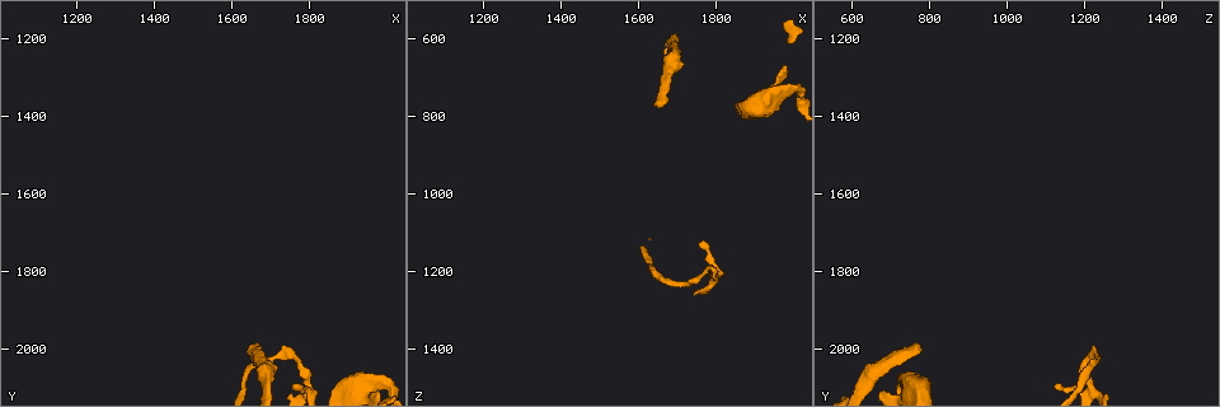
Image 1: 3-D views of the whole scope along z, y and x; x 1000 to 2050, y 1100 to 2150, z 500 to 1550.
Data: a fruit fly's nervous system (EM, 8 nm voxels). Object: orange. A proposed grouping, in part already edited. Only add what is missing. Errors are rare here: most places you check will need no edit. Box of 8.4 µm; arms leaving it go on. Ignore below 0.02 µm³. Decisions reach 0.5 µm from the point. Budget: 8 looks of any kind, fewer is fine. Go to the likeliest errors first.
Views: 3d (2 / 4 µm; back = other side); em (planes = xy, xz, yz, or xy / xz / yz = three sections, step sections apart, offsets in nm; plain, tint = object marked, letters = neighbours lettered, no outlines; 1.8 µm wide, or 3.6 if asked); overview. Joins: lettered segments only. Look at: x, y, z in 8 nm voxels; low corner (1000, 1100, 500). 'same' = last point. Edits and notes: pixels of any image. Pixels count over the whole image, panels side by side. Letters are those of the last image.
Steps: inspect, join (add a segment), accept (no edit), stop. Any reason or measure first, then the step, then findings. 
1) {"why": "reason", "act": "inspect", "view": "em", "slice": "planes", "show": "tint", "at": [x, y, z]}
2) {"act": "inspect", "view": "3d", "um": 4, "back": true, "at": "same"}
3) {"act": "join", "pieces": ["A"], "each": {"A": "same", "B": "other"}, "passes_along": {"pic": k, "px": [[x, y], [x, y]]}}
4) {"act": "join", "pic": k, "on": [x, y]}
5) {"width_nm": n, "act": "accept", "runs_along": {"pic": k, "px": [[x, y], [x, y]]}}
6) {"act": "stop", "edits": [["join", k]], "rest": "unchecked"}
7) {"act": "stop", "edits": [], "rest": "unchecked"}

{"why": "branch stops here", "act": "inspect", "view": "em", "slice": "planes", "show": "tint", "at": [1665, 1995, 770]}

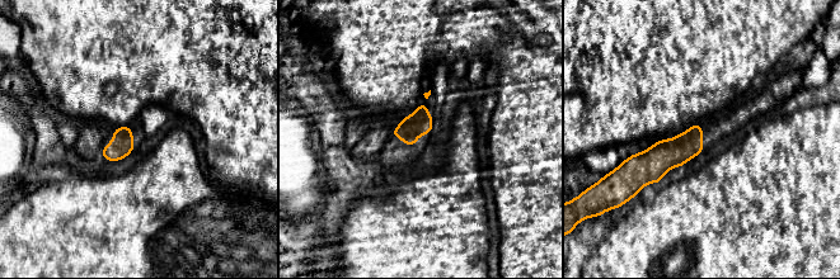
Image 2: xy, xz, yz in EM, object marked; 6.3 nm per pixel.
{"why": "what lies round it", "act": "inspect", "view": "em", "slice": "planes", "show": "letters", "at": "same"}

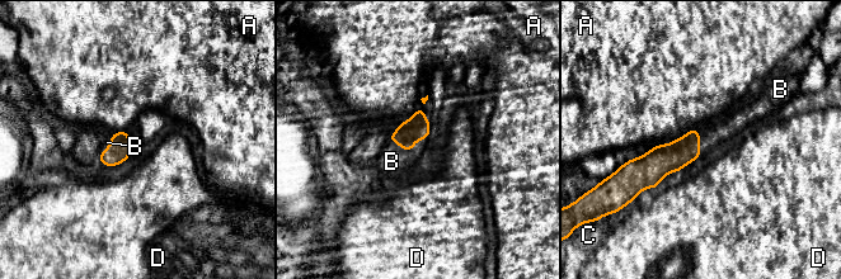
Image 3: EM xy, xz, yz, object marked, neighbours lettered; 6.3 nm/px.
{"act": "join", "pic": 3, "on": [391, 161], "each": {"A": "other", "B": "same", "C": "other", "D": "other"}, "found": "it goes on there"}

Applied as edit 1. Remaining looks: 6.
{"why": "redraw", "act": "inspect", "view": "overview"}

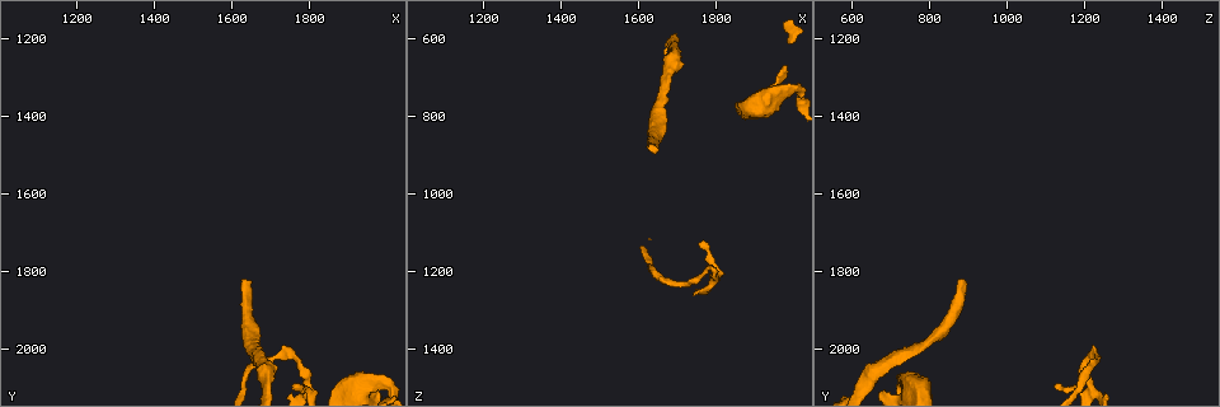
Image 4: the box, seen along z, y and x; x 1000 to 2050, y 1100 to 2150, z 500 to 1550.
{"why": "free end", "act": "inspect", "view": "3d", "um": 2, "at": [1630, 1820, 885]}

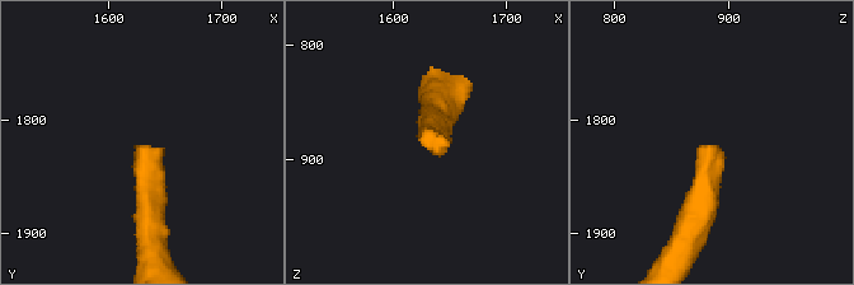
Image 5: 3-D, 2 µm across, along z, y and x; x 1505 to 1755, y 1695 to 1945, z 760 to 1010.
{"act": "inspect", "view": "em", "slice": "planes", "show": "letters", "at": [1626, 1822, 888]}

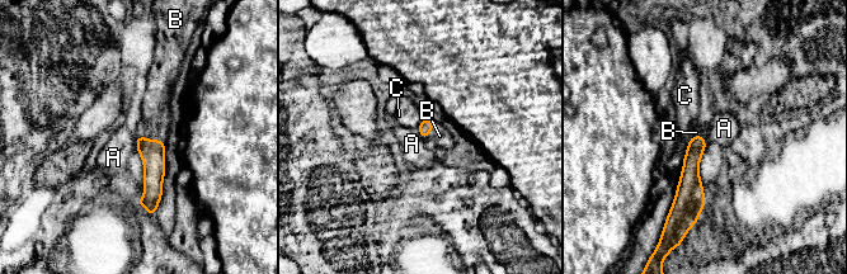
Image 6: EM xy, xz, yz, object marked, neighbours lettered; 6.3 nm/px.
{"act": "join", "pic": 6, "on": [155, 122], "each": {"A": "other", "B": "same", "C": "other"}, "passes_along": {"pic": 6, "px": [[151, 152], [151, 140], [155, 122]]}, "found": "the cell continues"}

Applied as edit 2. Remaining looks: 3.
{"act": "inspect", "view": "overview"}

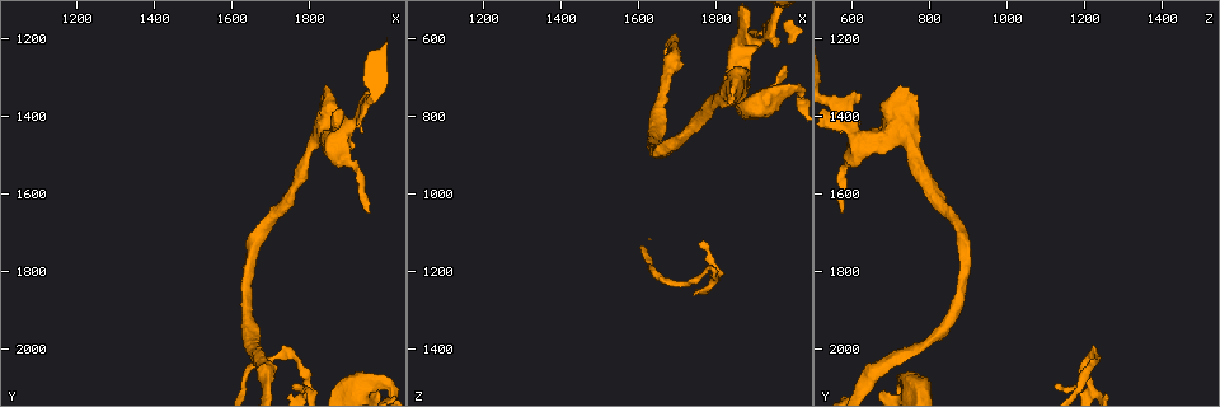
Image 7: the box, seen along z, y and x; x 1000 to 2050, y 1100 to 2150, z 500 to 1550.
{"act": "inspect", "view": "3d", "um": 4, "at": [1965, 2095, 745]}

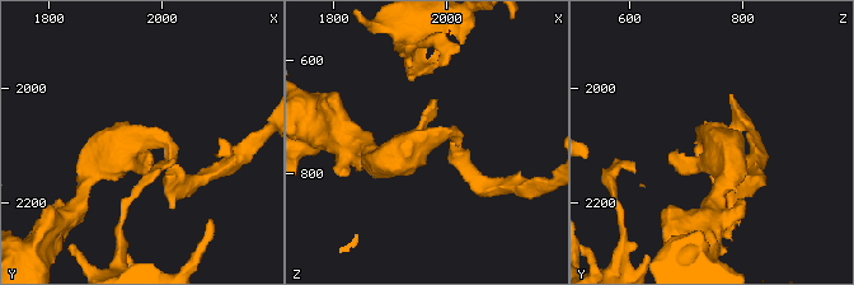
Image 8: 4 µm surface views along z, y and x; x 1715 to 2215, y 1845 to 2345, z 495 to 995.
{"act": "inspect", "view": "em", "um": 3.6, "slice": "planes", "show": "letters", "at": [1960, 2095, 740]}

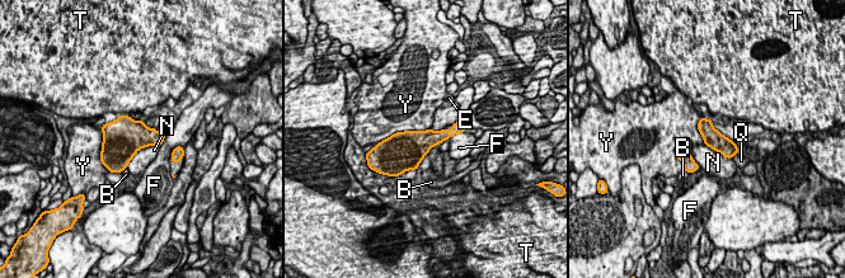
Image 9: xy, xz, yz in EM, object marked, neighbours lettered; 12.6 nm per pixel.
{"width_nm": 240, "act": "accept", "each": {"B": "other", "E": "other", "F": "other", "N": "other", "Q": "other", "T": "other", "Y": "other"}, "border": {"pic": 9, "px": [[430, 127], [397, 131], [383, 141]]}, "found": "none of them fits"}

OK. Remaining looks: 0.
{"act": "stop", "edits": [["join", 3], ["join", 6]], "rest": "unchecked"}

